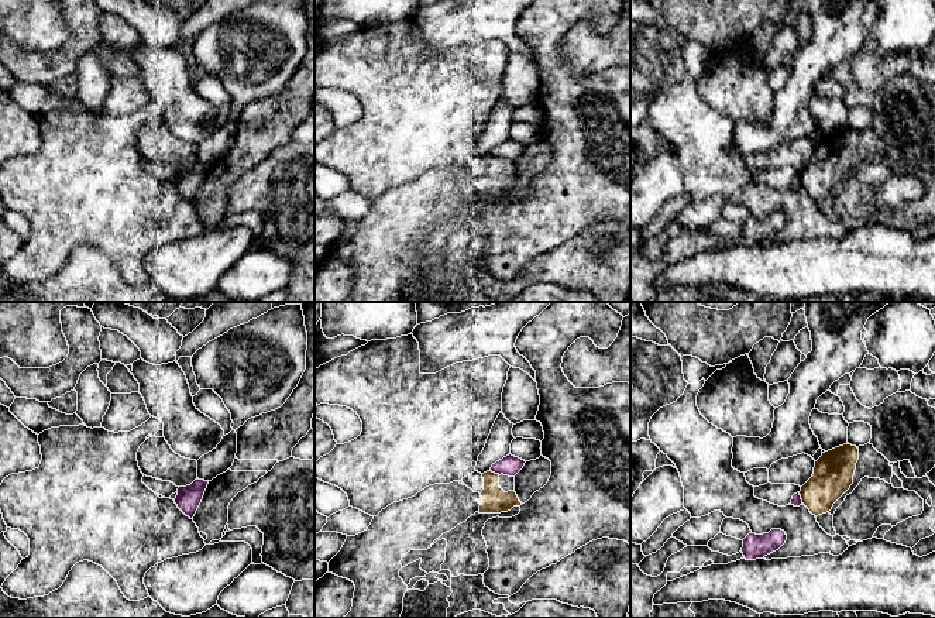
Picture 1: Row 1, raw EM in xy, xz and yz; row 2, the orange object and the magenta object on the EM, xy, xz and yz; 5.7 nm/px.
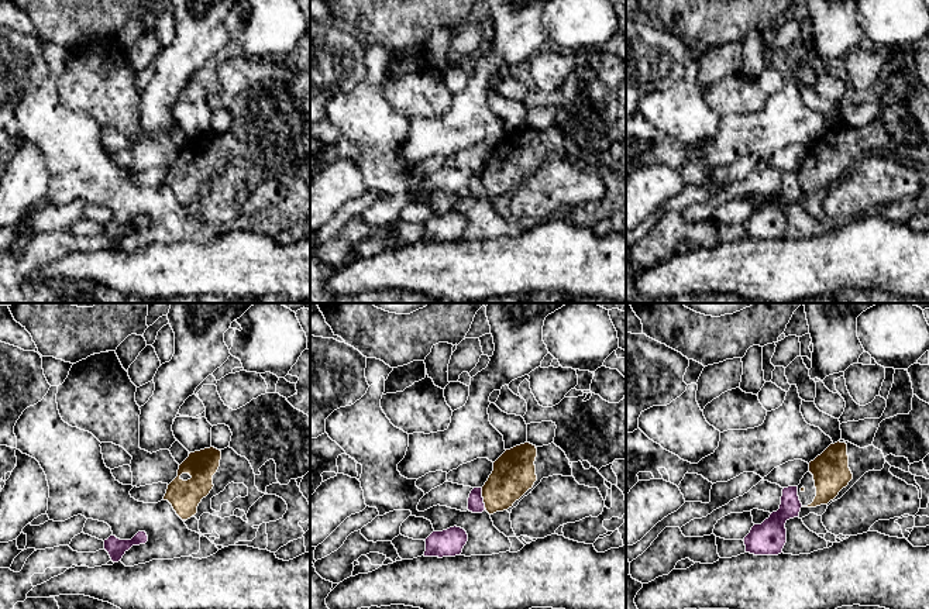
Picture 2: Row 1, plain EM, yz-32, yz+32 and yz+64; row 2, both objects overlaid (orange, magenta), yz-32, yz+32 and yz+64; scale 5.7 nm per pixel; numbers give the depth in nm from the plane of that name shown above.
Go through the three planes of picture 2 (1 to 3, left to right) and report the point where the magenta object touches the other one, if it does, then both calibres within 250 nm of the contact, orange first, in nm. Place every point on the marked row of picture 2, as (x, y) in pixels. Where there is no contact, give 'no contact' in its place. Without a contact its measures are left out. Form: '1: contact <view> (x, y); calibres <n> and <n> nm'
1: no contact
2: contact yz+32 (484, 499); calibres 240 and 100 nm
3: no contact

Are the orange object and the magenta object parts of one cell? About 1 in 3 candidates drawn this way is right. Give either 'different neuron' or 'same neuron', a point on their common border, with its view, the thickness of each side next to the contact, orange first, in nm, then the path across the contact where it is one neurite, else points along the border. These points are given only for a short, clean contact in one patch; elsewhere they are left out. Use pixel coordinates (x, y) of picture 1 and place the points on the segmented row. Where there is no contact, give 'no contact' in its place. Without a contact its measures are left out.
different neuron; meets orange in yz at (801, 498); 220 nm thick on the orange side, 60 nm on the other

